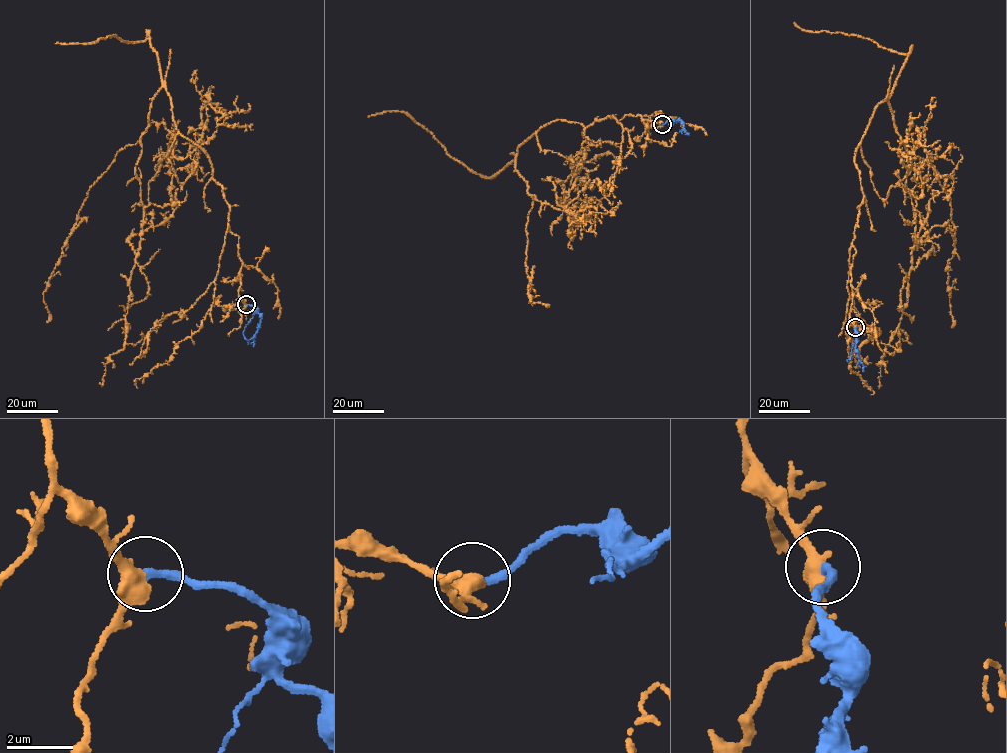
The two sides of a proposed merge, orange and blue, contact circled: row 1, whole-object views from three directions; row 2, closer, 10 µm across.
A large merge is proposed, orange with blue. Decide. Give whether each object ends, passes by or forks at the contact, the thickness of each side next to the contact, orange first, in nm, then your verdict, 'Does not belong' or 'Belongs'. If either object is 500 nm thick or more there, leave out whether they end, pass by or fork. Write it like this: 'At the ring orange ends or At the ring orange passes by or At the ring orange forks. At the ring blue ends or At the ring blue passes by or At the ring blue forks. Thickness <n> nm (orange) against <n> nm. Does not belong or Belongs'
At the ring orange passes by. At the ring blue ends. Thickness 440 nm (orange) against 240 nm. Belongs

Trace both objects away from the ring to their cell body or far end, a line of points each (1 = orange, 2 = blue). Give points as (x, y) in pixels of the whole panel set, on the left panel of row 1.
1: (246, 304), (229, 204), (162, 87), (136, 165), (142, 231), (126, 343), (167, 314)
2: (246, 304), (254, 306), (260, 317), (253, 346)

